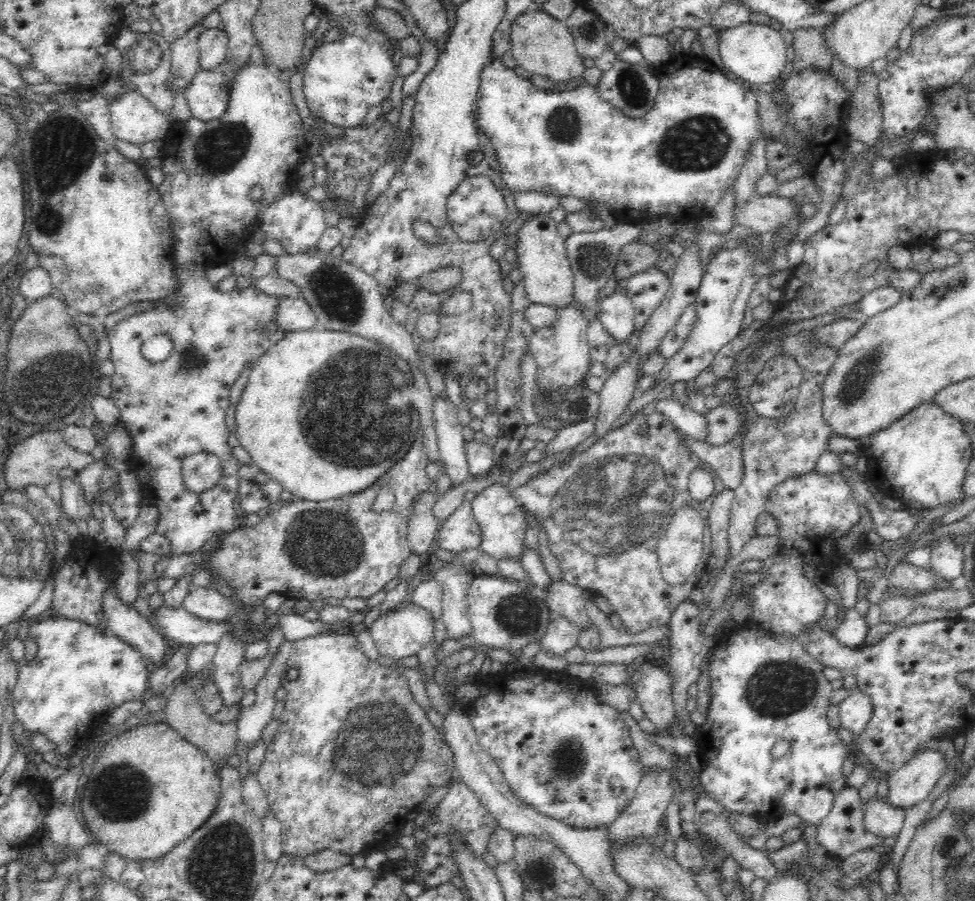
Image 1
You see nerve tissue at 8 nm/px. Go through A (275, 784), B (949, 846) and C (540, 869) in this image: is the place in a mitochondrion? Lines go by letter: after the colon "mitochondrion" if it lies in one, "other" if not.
A: other
B: mitochondrion
C: mitochondrion

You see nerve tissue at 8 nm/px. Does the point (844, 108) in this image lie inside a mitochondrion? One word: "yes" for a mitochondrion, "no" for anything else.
no

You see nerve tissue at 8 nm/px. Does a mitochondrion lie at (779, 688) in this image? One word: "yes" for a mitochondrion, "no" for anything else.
yes

